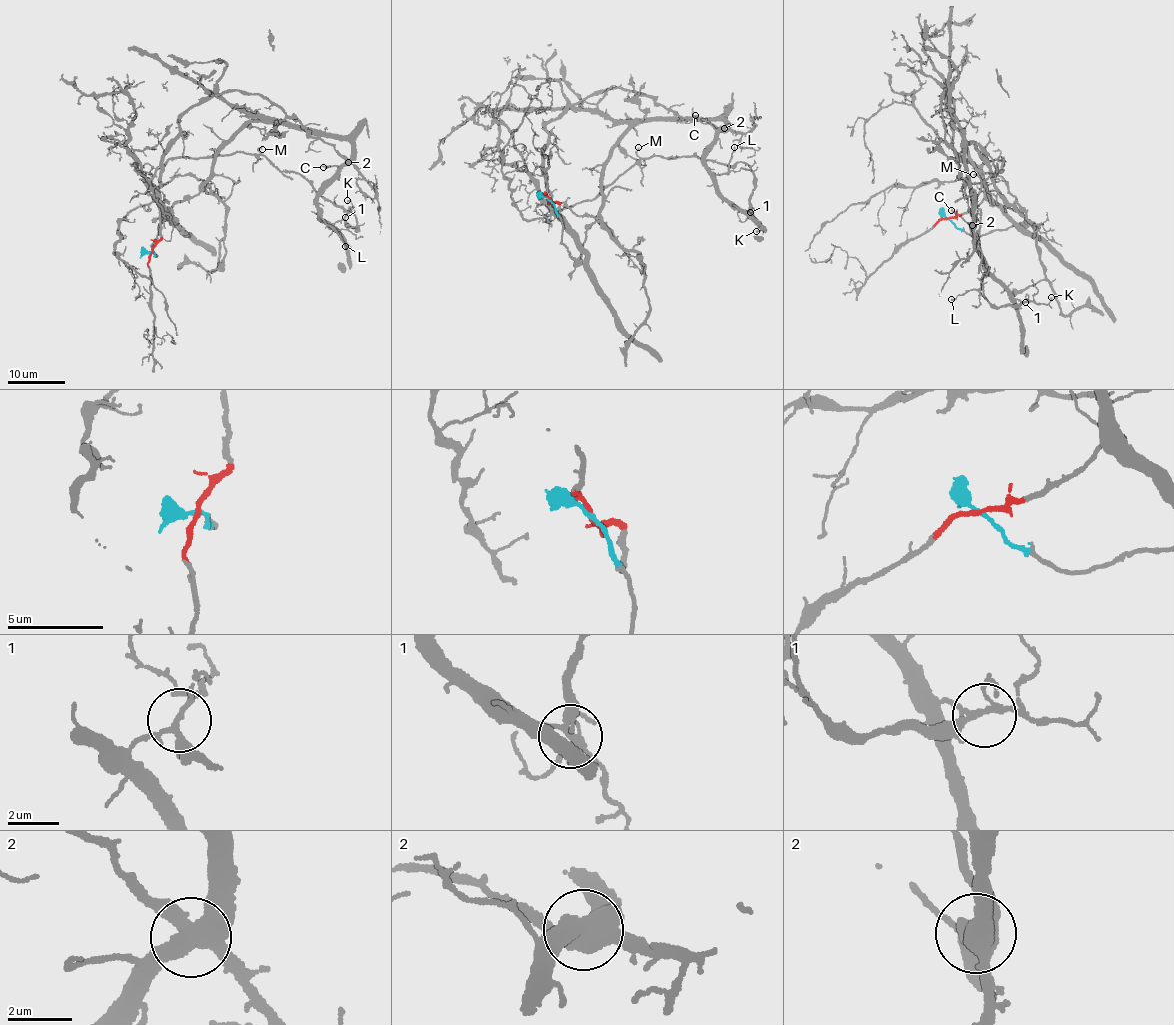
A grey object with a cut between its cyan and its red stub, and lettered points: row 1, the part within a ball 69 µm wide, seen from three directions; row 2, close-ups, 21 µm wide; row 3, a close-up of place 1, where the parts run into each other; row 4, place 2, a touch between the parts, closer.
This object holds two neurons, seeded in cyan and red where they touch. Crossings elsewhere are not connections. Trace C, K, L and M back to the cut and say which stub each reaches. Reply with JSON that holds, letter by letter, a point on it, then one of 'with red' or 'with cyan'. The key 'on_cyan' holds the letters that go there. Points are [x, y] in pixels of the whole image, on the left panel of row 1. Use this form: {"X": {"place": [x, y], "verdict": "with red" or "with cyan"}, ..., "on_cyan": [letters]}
{"C": {"place": [323, 167], "verdict": "with cyan"}, "K": {"place": [347, 200], "verdict": "with red"}, "L": {"place": [345, 246], "verdict": "with cyan"}, "M": {"place": [262, 149], "verdict": "with red"}, "on_cyan": ["C", "L"]}

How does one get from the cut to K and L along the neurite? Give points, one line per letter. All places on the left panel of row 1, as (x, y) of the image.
K: (151, 251), (160, 238), (153, 183), (169, 160), (264, 154), (351, 213), (355, 230), (347, 200)
L: (151, 251), (169, 207), (208, 179), (218, 146), (267, 120), (350, 143), (351, 158), (317, 206), (346, 246)

